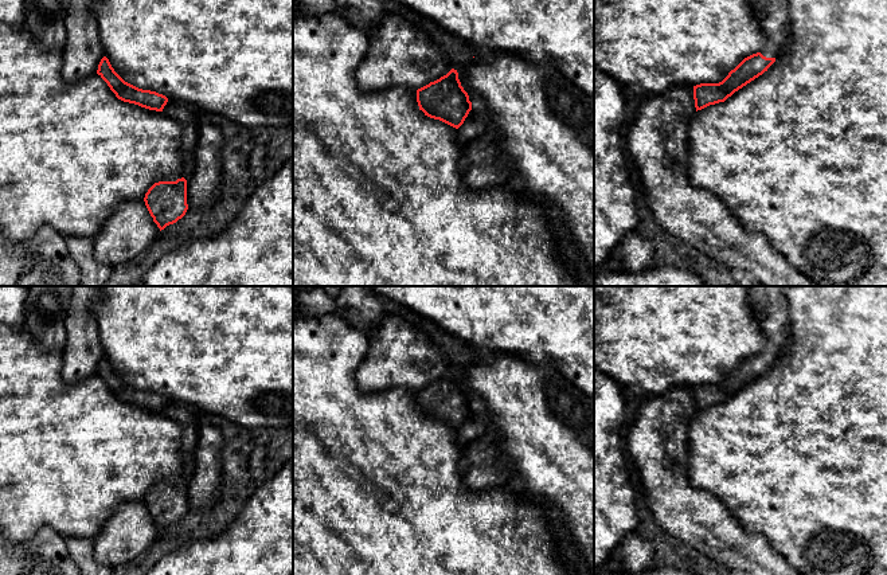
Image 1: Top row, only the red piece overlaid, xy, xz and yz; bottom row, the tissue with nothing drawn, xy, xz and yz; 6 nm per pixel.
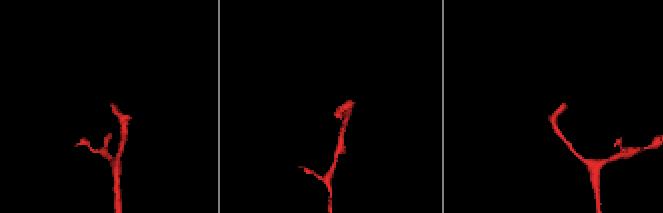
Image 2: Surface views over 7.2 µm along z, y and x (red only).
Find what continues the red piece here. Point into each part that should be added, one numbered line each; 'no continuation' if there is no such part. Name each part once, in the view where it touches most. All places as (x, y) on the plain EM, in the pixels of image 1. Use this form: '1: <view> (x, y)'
1: yz (769, 302)

